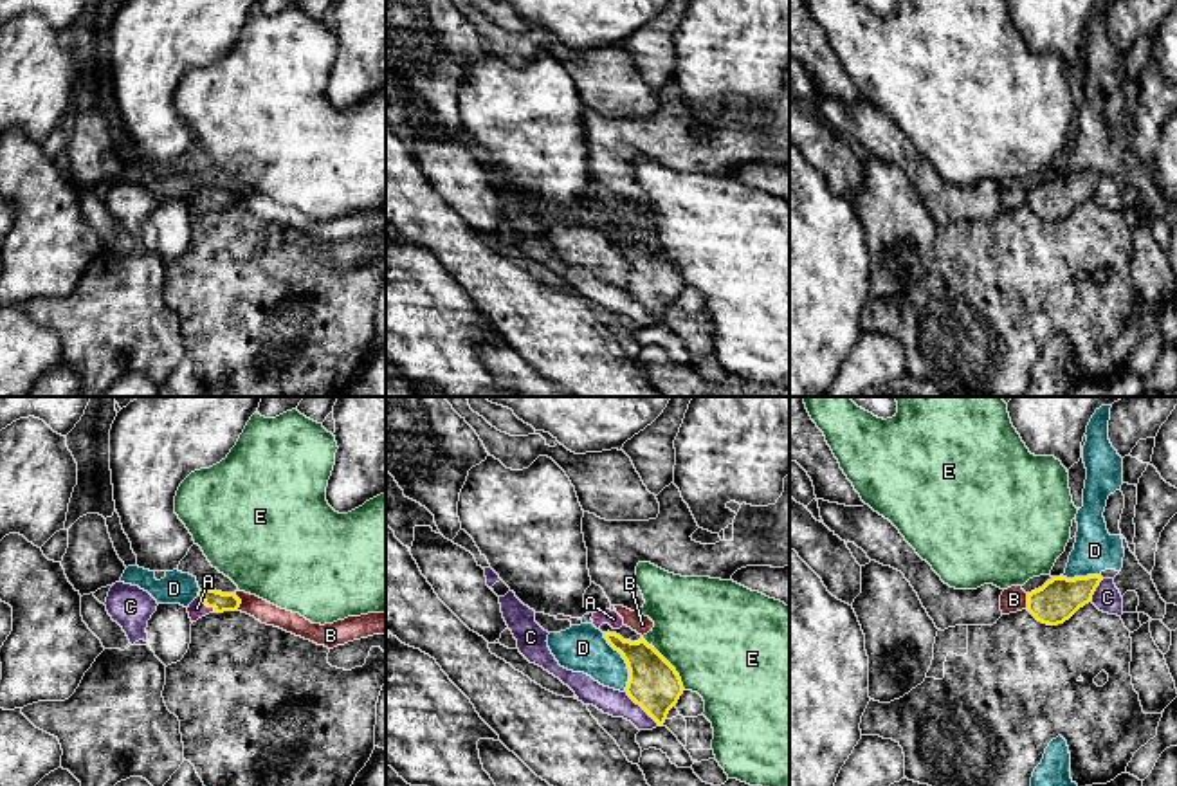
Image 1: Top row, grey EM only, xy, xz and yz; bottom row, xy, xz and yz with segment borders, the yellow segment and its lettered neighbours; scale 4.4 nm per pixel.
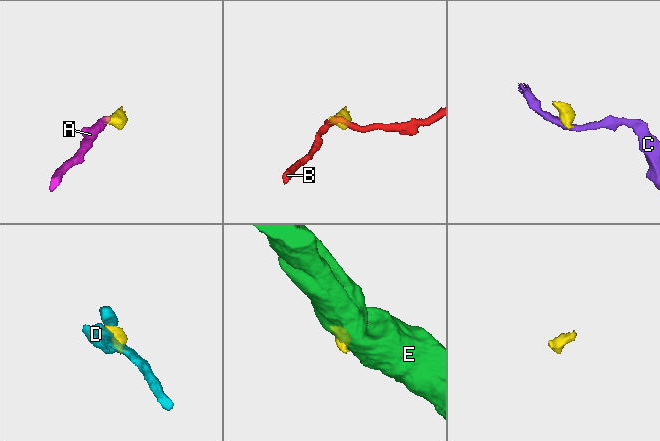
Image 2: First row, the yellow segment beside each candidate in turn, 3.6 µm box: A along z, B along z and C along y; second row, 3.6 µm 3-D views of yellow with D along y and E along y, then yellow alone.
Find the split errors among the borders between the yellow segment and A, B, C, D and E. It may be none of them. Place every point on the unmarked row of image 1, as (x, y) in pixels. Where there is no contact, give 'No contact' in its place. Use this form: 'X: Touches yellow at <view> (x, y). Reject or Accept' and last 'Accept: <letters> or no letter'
A: Touches yellow at xy (206, 201). Accept
B: Touches yellow at xy (240, 197). Reject
C: Touches yellow at xz (642, 303). Reject
D: Touches yellow at xz (626, 258). Reject
E: Touches yellow at xz (669, 260). Reject
Accept: A

